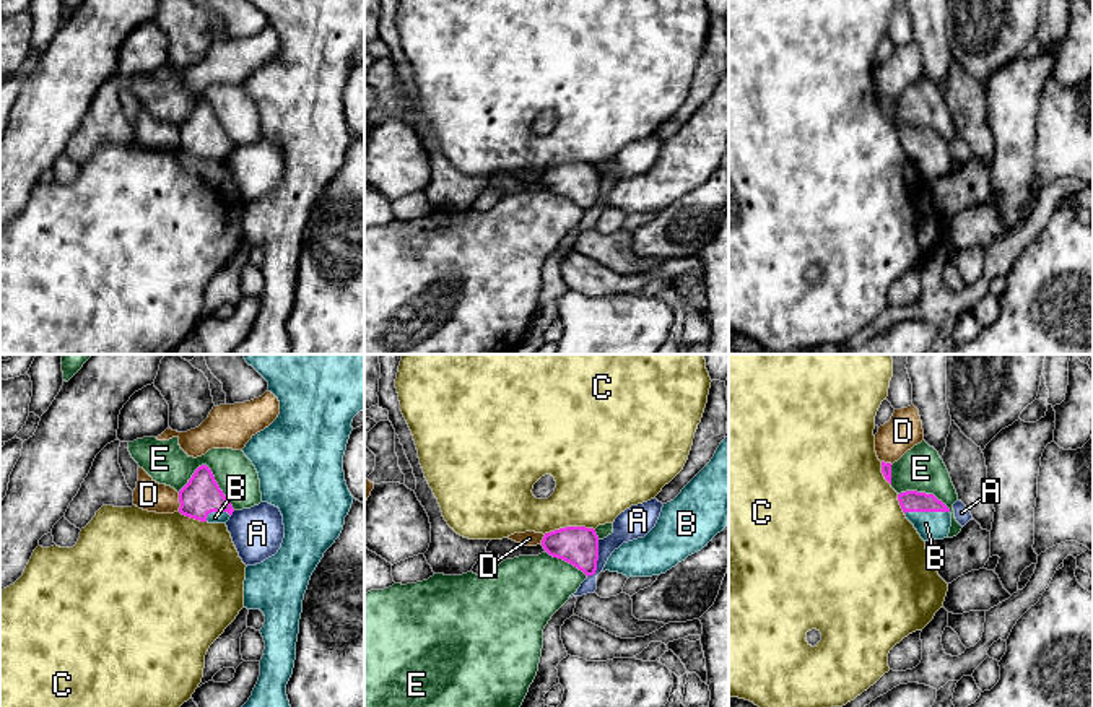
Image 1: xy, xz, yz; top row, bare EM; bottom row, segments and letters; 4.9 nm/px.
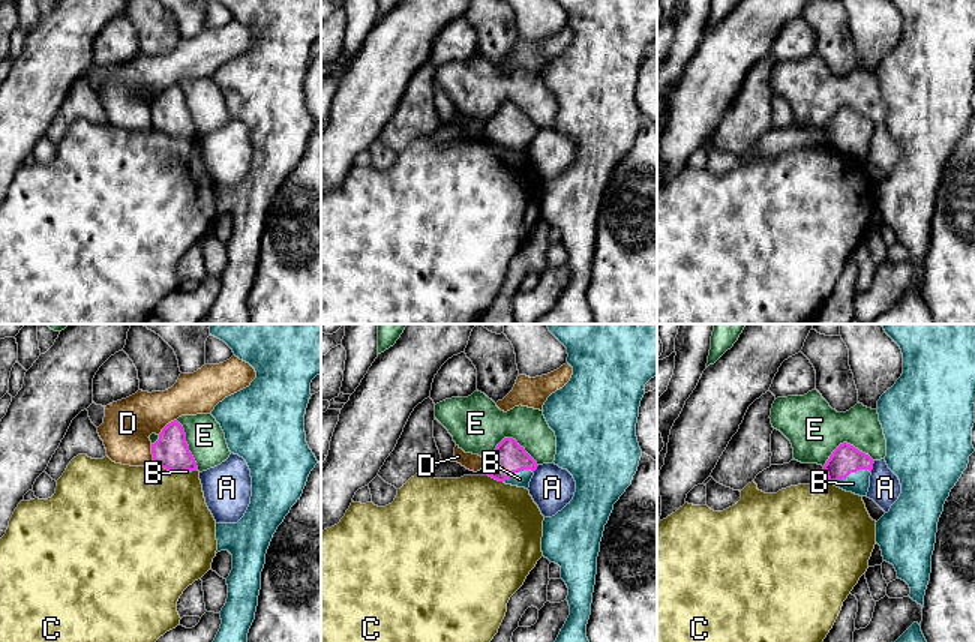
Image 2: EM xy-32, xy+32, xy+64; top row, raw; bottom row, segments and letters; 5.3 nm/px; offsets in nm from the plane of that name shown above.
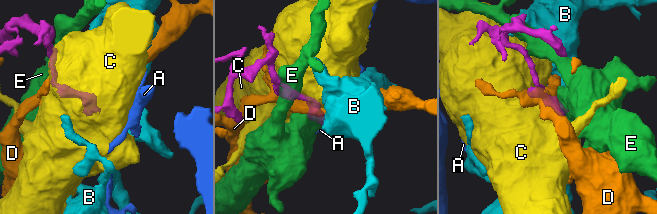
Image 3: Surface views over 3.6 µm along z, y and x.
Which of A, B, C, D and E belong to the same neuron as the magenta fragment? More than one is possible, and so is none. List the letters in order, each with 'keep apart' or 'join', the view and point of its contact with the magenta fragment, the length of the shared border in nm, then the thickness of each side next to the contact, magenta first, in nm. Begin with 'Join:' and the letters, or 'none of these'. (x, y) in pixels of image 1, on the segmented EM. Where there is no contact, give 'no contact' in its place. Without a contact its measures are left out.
Join: B
A: keep apart; meets magenta in xz at (597, 559); contact 200 nm long; 190 nm thick on the magenta side, 150 nm on the other
B: join; meets magenta in yz at (926, 511); contact 220 nm long; 110 nm thick on the magenta side, 140 nm on the other
C: keep apart; meets magenta in xz at (568, 527); contact 260 nm long; 190 nm thick on the magenta side, 380 nm on the other
D: keep apart; meets magenta in xy at (179, 501); contact 100 nm long; 190 nm thick on the magenta side, 150 nm on the other
E: keep apart; meets magenta in xy at (210, 472); contact 300 nm long; 190 nm thick on the magenta side, 200 nm on the other

